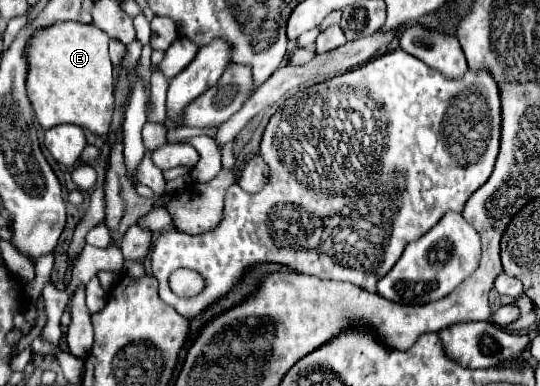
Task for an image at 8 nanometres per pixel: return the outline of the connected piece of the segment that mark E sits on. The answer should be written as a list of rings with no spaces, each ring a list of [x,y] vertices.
[[[56,22],[30,38],[30,46],[26,46],[26,92],[36,120],[44,130],[58,124],[76,124],[98,136],[108,134],[114,112],[114,64],[108,56],[108,40],[110,38],[102,30],[82,22]]]

